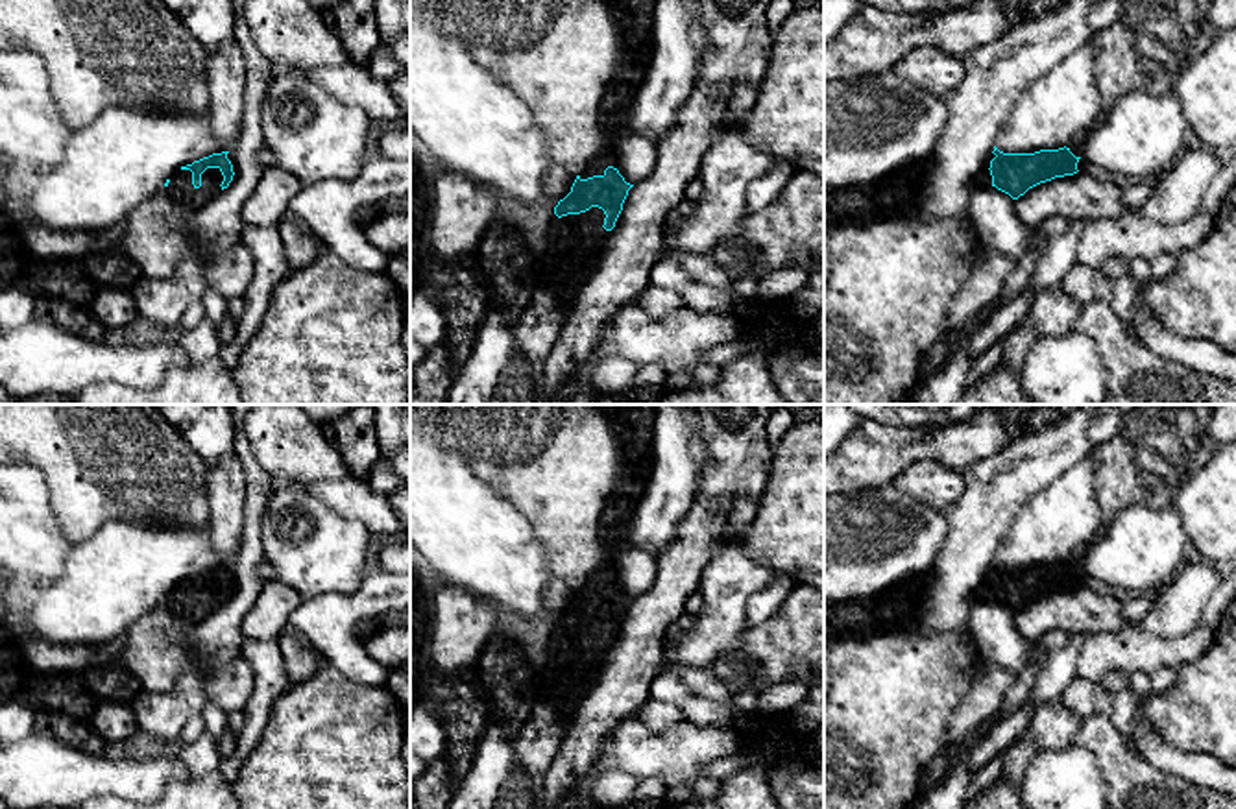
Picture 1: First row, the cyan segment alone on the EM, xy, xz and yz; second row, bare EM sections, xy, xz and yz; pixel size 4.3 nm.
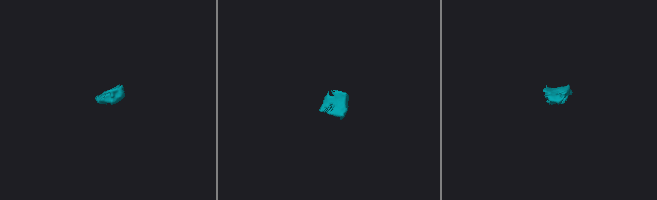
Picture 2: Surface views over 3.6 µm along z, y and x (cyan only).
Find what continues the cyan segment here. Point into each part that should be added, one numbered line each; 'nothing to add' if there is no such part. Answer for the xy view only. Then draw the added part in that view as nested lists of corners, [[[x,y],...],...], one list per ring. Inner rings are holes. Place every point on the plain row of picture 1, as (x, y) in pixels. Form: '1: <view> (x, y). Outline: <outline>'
1: xy (181, 603). Outline: [[[220,582],[205,584],[201,587],[201,600],[196,602],[192,598],[190,584],[177,584],[168,597],[170,610],[177,619],[181,619],[190,628],[201,622],[207,615],[211,615],[222,604],[224,589]]]

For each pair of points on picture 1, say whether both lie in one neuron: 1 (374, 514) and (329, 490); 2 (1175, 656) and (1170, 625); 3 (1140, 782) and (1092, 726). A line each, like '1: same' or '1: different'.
1: same
2: different
3: same

